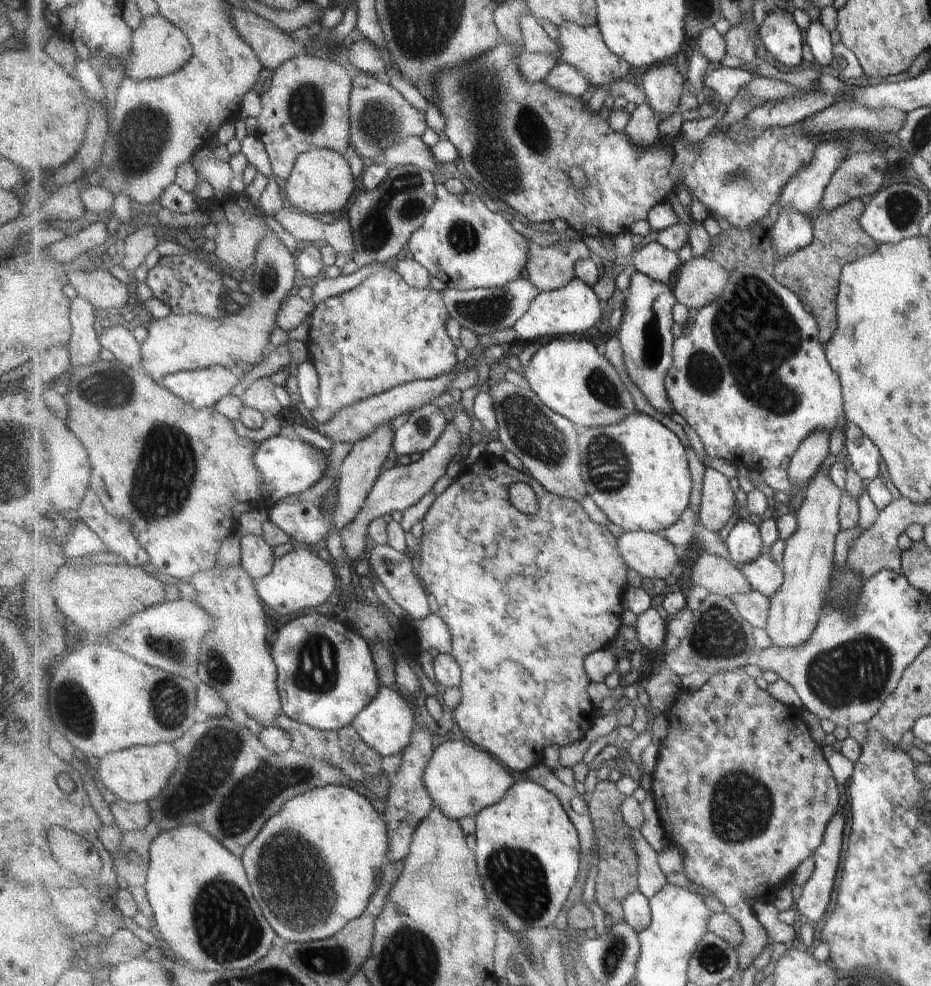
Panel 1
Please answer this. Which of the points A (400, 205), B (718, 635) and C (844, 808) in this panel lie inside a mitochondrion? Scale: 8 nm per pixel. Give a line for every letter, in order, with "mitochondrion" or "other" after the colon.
A: mitochondrion
B: mitochondrion
C: other

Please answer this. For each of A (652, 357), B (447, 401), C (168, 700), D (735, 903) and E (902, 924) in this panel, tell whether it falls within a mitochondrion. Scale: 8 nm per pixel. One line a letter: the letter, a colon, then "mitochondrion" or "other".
A: mitochondrion
B: other
C: mitochondrion
D: other
E: other

